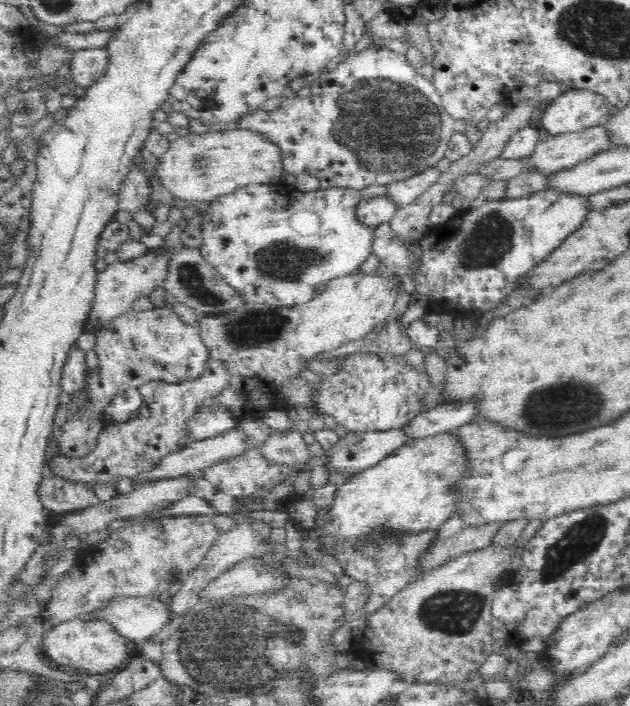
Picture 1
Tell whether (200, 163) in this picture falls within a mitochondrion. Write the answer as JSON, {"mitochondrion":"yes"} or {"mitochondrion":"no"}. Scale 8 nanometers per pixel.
{"mitochondrion":"yes"}

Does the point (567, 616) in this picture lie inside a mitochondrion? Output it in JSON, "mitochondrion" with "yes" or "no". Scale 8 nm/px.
{"mitochondrion":"no"}

